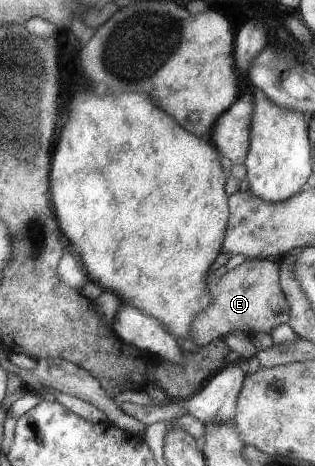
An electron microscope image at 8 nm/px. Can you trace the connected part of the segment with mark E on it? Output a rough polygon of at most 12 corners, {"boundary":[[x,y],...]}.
{"boundary":[[246,258],[209,276],[194,319],[201,347],[292,317],[277,261]]}

